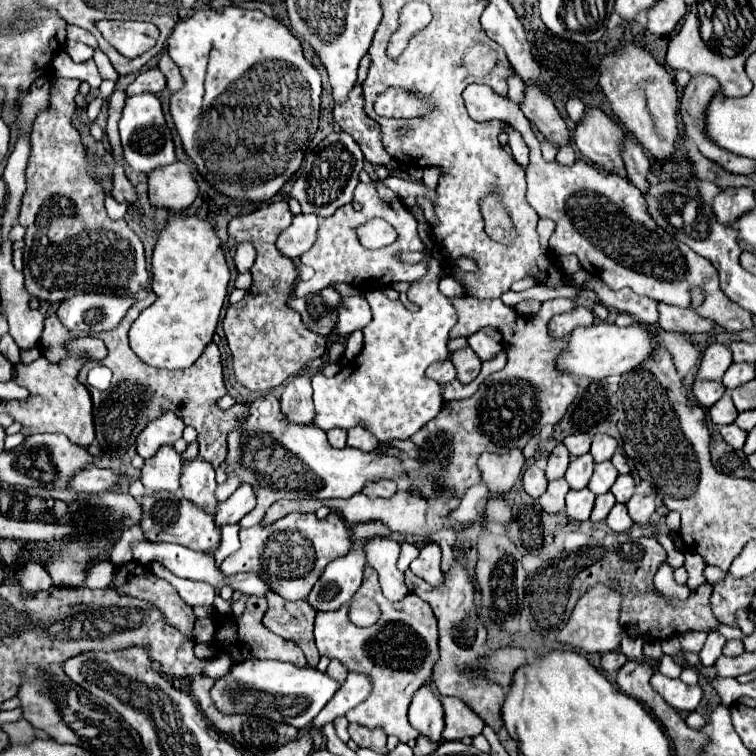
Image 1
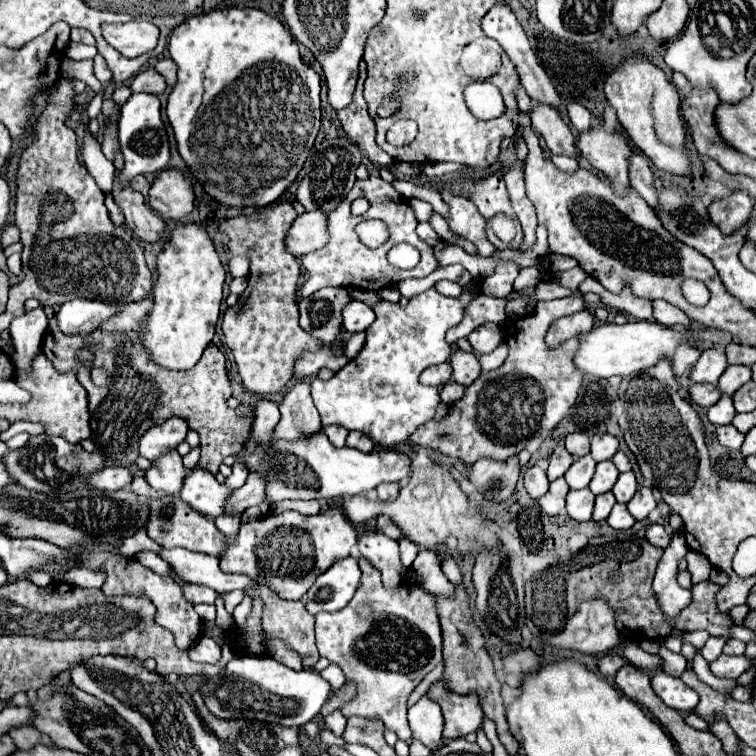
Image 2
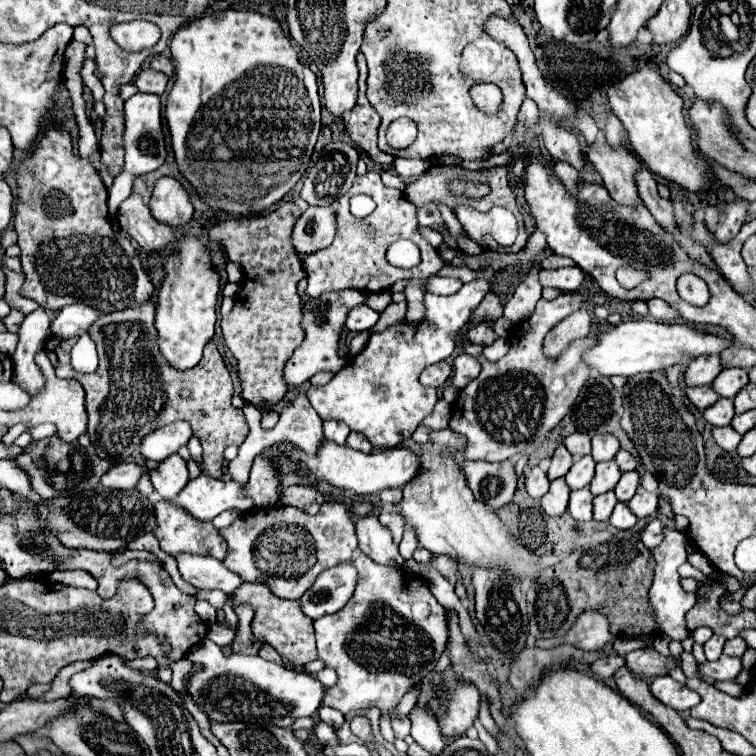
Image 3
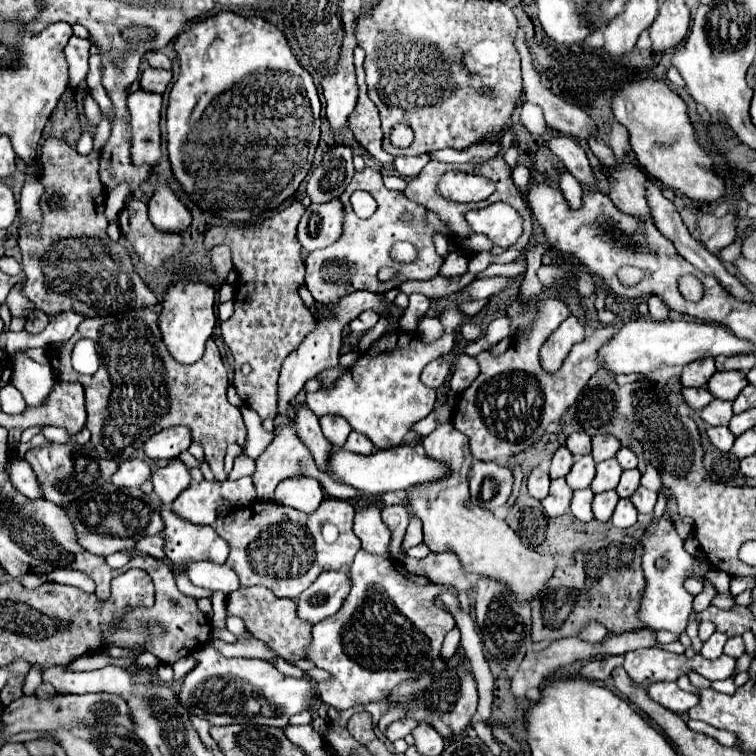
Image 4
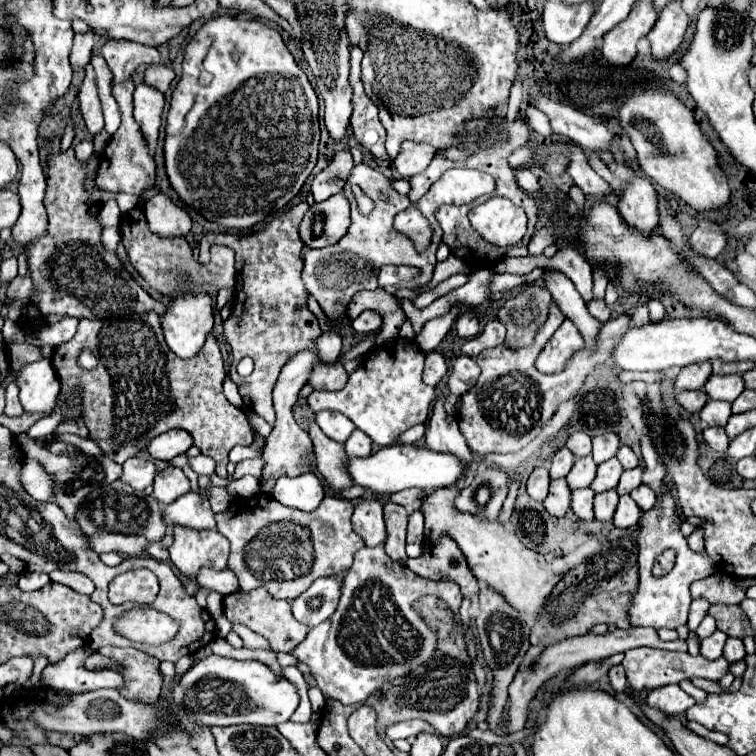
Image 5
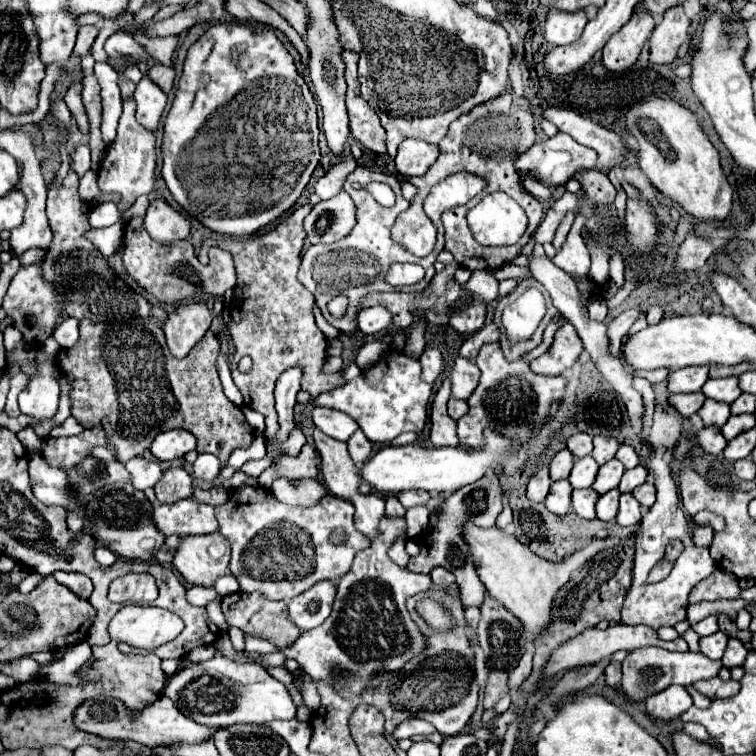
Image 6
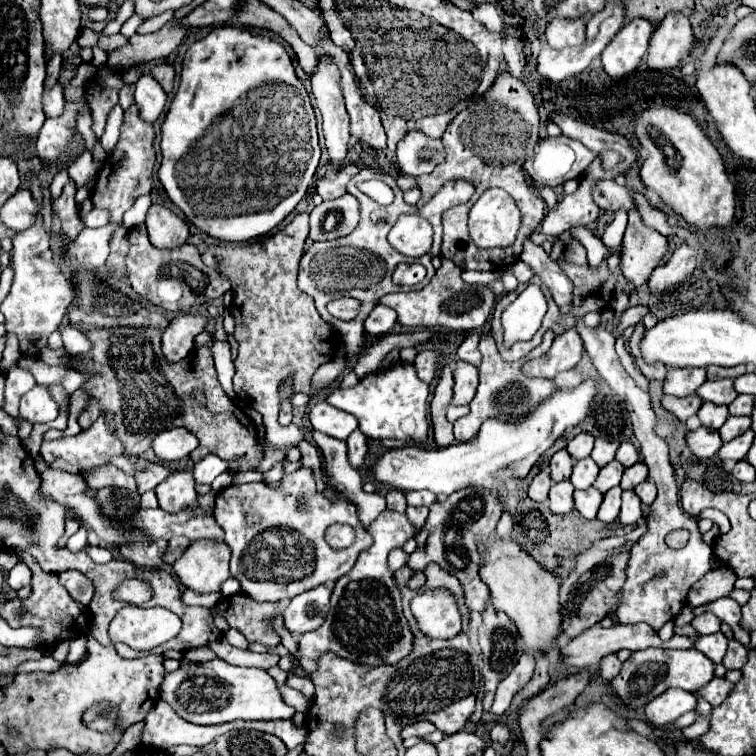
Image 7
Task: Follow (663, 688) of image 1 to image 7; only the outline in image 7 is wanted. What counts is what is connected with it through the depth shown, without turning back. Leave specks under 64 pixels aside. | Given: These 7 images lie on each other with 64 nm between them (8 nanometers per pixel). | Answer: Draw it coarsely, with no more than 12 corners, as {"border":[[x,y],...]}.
{"border":[[670,688],[646,704],[654,728],[696,708],[694,694]]}

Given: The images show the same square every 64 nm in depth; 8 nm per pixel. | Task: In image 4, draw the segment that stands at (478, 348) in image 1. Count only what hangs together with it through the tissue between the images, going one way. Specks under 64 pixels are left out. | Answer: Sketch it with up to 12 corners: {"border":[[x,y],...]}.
{"border":[[472,322],[460,326],[464,340],[476,340],[482,334]]}

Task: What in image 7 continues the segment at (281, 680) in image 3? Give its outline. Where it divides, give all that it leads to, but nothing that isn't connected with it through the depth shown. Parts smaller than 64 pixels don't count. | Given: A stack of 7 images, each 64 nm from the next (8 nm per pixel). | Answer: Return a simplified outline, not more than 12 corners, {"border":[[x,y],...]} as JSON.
{"border":[[220,658],[166,672],[160,698],[202,726],[288,720],[266,670]]}

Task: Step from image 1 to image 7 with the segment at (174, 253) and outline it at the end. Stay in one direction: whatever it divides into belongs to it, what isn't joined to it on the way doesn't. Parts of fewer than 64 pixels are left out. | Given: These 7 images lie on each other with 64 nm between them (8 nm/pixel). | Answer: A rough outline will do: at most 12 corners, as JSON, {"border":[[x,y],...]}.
{"border":[[198,314],[176,316],[162,334],[168,362],[180,362],[206,326]]}

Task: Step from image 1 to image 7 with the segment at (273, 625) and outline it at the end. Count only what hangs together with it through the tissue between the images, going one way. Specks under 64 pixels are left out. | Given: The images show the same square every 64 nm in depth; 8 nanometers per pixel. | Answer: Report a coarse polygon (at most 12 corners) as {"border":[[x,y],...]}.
{"border":[[236,594],[220,616],[248,642],[268,648],[280,636],[266,624],[276,604]]}

